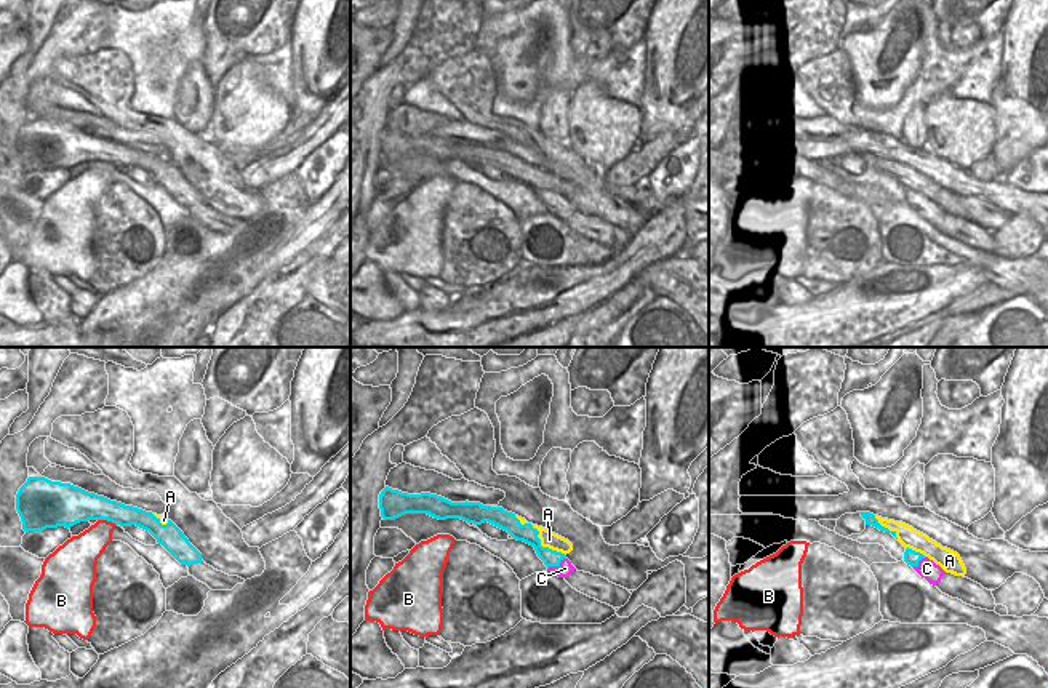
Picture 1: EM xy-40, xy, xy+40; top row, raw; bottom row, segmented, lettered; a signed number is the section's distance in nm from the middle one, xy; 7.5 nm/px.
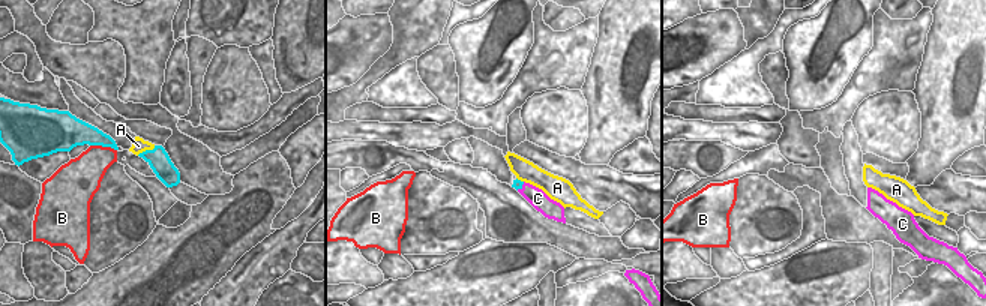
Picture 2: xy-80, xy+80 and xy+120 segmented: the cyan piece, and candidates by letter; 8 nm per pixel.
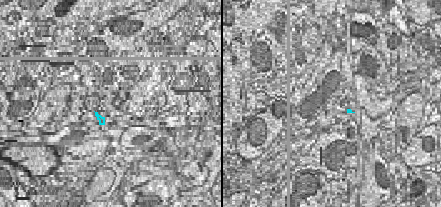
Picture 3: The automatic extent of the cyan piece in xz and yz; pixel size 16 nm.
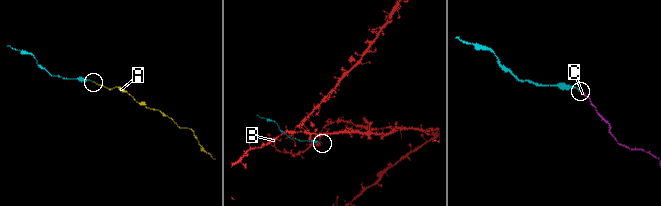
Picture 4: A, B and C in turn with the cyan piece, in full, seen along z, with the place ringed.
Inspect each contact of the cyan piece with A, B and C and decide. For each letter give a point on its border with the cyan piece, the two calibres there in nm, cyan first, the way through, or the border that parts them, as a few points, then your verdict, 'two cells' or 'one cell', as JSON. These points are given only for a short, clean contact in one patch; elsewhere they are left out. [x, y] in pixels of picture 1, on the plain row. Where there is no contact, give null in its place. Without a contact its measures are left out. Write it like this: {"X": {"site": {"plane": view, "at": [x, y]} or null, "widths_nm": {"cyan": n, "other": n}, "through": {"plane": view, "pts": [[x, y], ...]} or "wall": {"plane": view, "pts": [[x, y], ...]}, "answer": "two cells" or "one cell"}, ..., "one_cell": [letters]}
{"A": {"site": {"plane": "xy", "at": [541, 188]}, "widths_nm": {"cyan": 140, "other": 120}, "answer": "one cell"}, "B": {"site": {"plane": "xy-40", "at": [108, 162]}, "widths_nm": {"cyan": 240, "other": 240}, "wall": {"plane": "xy-40", "pts": [[98, 160], [106, 160], [116, 167]]}, "answer": "two cells"}, "C": {"site": {"plane": "xy", "at": [556, 207]}, "widths_nm": {"cyan": 120, "other": 110}, "answer": "two cells"}, "one_cell": ["A"]}

